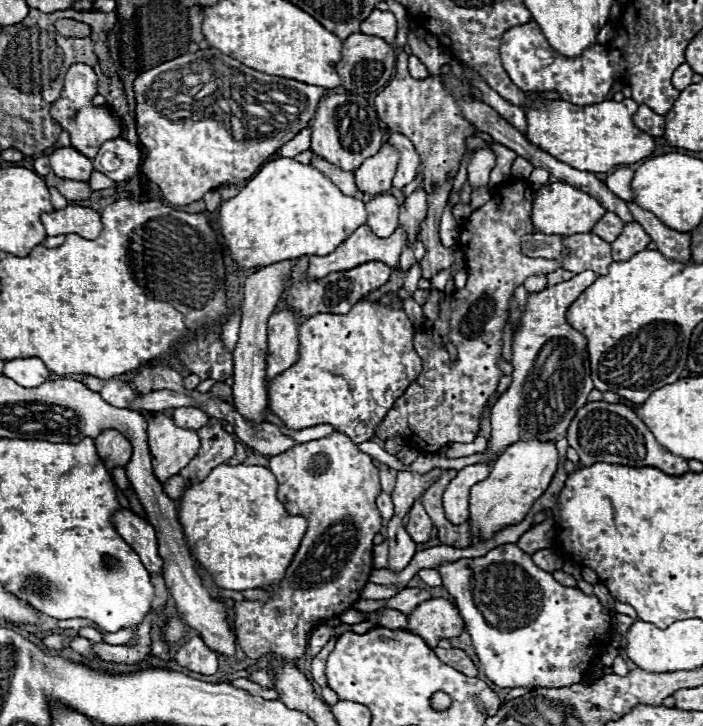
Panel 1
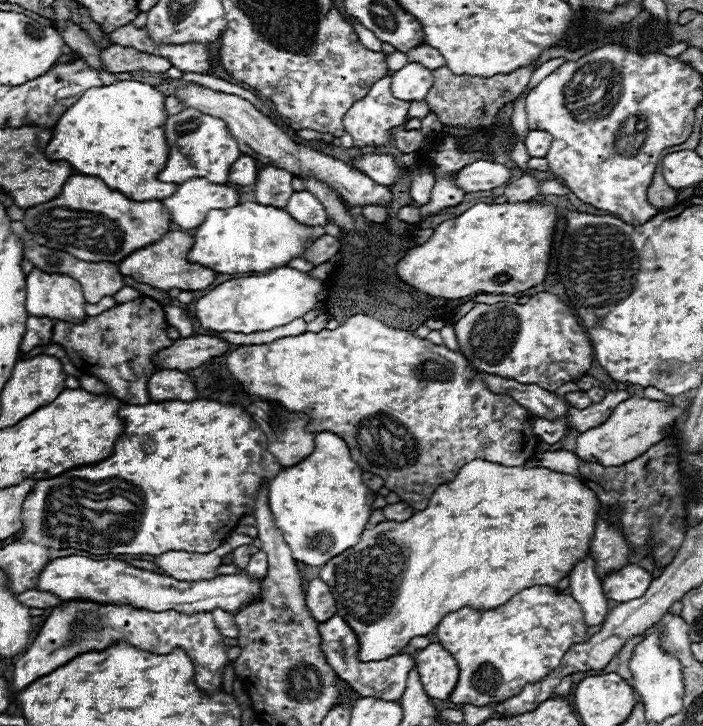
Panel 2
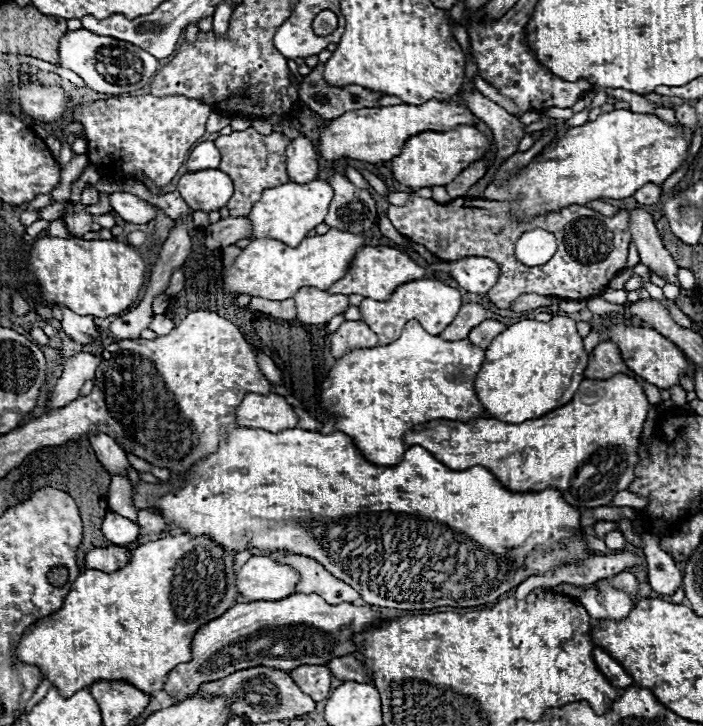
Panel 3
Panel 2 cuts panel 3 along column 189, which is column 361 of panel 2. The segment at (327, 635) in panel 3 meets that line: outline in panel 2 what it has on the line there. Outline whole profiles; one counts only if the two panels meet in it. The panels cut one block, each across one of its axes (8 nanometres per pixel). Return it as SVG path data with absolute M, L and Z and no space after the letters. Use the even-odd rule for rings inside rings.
M334 614L332 618L328 618L326 622L318 624L320 636L322 636L322 652L326 654L328 664L332 666L332 670L346 680L362 698L380 698L380 700L390 700L390 702L400 702L404 690L406 690L406 682L408 682L408 674L414 666L410 654L396 654L390 656L386 660L380 662L360 662L358 660L358 638L352 632L352 628L338 616Z

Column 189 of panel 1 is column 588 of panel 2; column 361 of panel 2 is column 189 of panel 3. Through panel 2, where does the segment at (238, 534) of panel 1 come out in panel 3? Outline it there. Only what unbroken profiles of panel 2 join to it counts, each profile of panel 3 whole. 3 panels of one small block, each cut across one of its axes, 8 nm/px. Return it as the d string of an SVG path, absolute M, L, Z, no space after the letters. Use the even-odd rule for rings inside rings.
M176 534L138 546L132 552L130 562L114 574L86 570L74 580L58 612L24 630L16 648L16 660L38 666L42 676L60 692L62 698L70 698L98 680L122 680L152 696L164 688L166 676L174 666L190 662L190 642L194 632L224 614L238 596L234 590L232 560L234 552L214 546L210 538Z

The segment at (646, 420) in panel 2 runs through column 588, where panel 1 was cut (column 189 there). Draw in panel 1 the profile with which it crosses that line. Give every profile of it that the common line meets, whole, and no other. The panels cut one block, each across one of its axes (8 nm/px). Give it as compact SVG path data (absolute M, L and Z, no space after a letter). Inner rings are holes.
M158 414L148 416L148 446L156 478L166 480L198 454L200 438L196 430L176 426L172 416Z

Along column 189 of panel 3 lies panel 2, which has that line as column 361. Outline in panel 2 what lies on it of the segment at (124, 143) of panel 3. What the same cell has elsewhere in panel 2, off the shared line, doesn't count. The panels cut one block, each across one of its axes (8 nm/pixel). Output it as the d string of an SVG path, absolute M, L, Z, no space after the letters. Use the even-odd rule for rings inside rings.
M384 76L370 88L370 92L364 98L354 102L354 106L346 112L346 116L344 116L344 130L352 136L354 146L360 148L360 150L366 148L366 146L370 146L370 148L384 148L384 146L392 144L394 128L398 128L398 126L402 126L406 122L408 108L410 108L408 102L402 102L402 100L394 98L394 94L390 90L390 78Z

